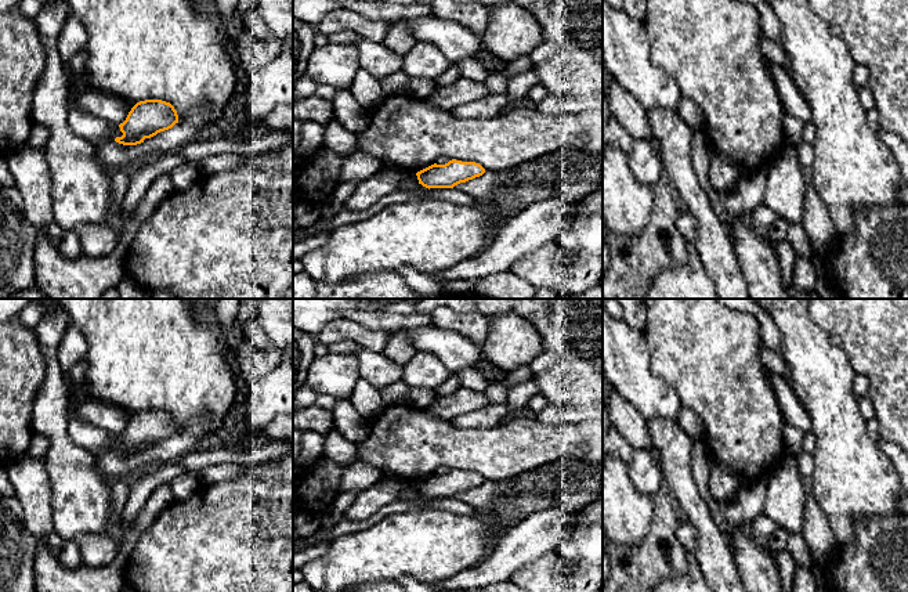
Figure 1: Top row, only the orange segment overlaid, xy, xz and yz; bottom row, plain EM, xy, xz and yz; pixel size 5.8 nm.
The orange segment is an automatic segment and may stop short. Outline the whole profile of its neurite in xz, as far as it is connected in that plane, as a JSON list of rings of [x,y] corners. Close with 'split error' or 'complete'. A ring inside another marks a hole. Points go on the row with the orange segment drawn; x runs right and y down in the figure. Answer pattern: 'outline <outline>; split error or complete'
outline [[[452,159],[445,165],[431,165],[416,173],[419,184],[426,188],[453,188],[485,173],[485,169],[475,162]]]; complete

